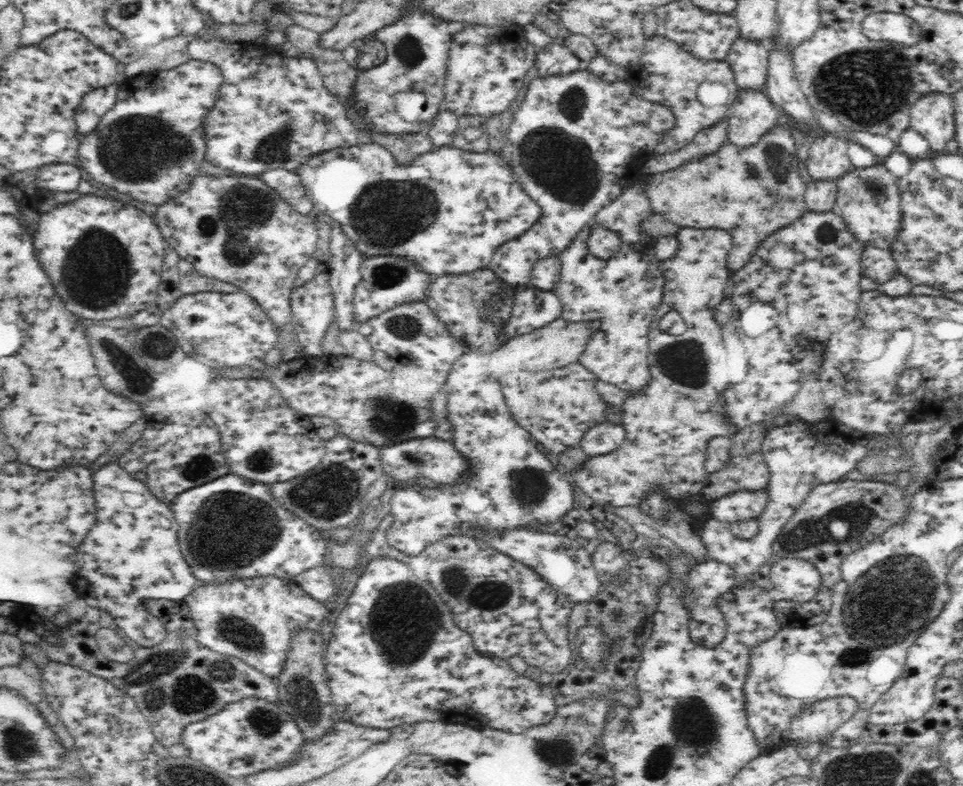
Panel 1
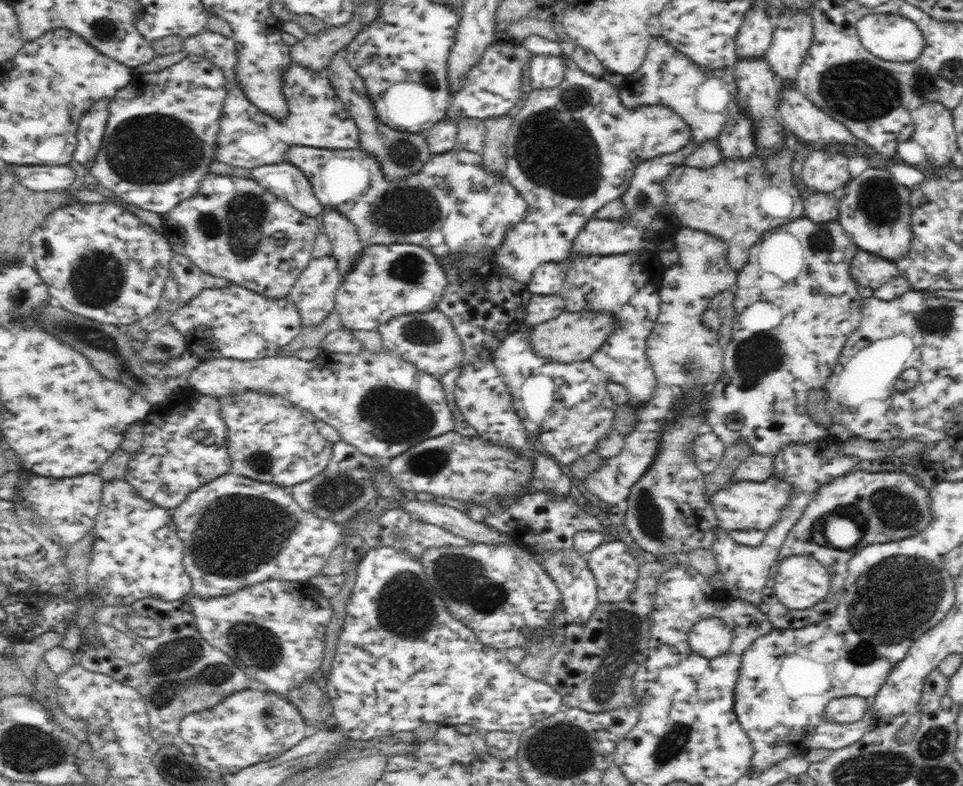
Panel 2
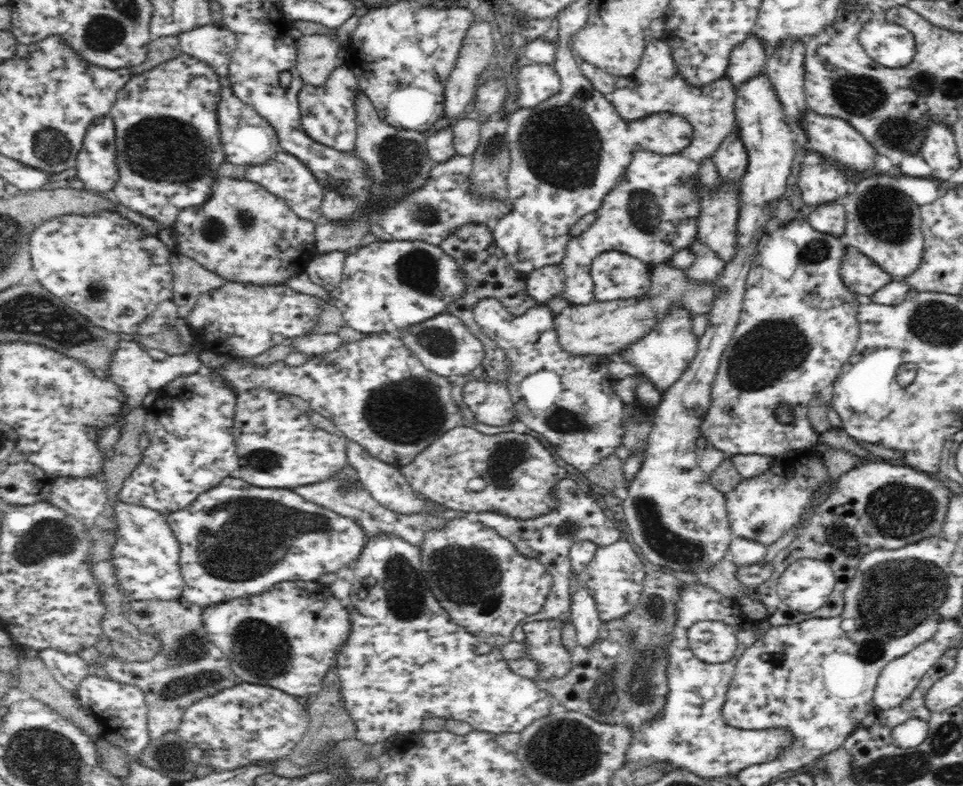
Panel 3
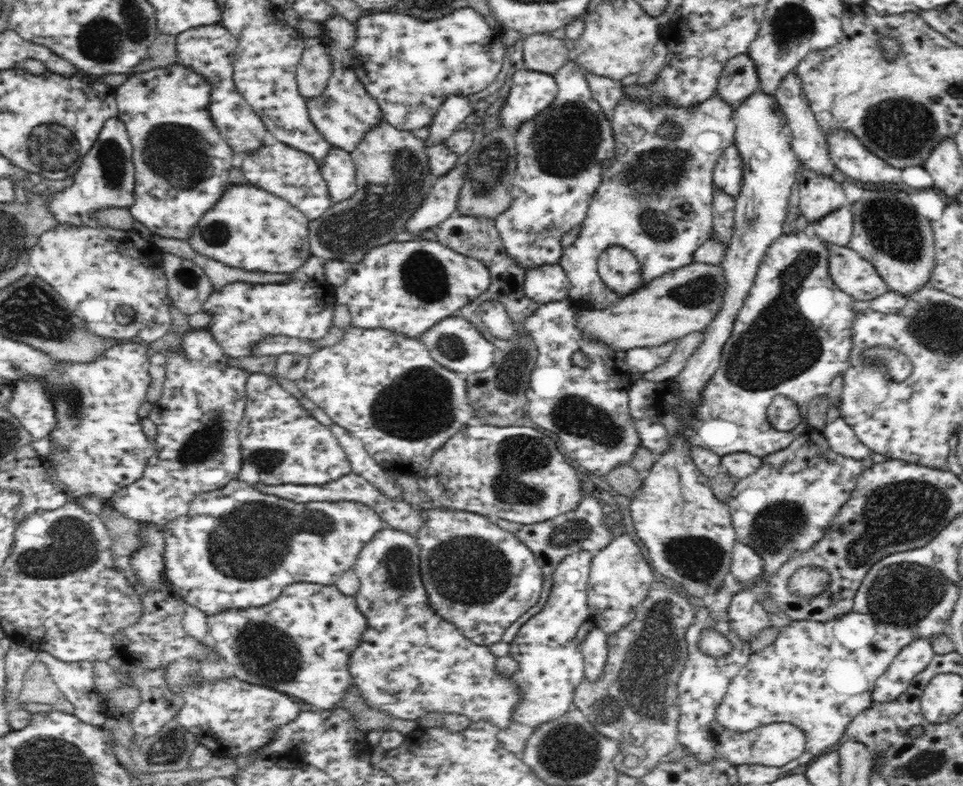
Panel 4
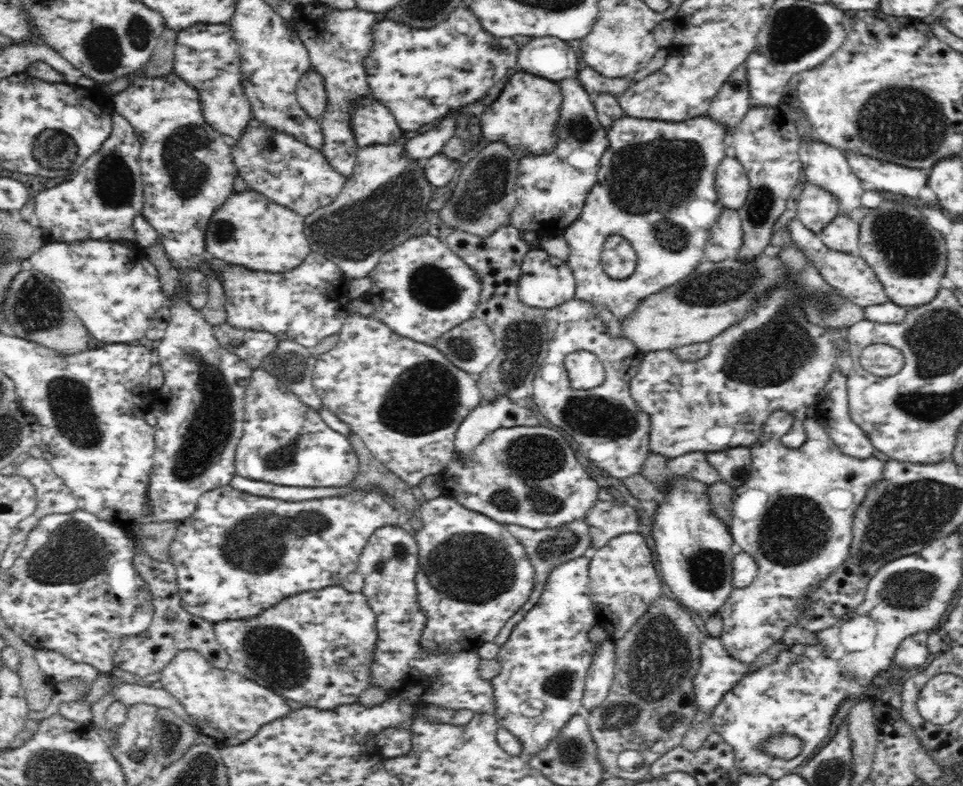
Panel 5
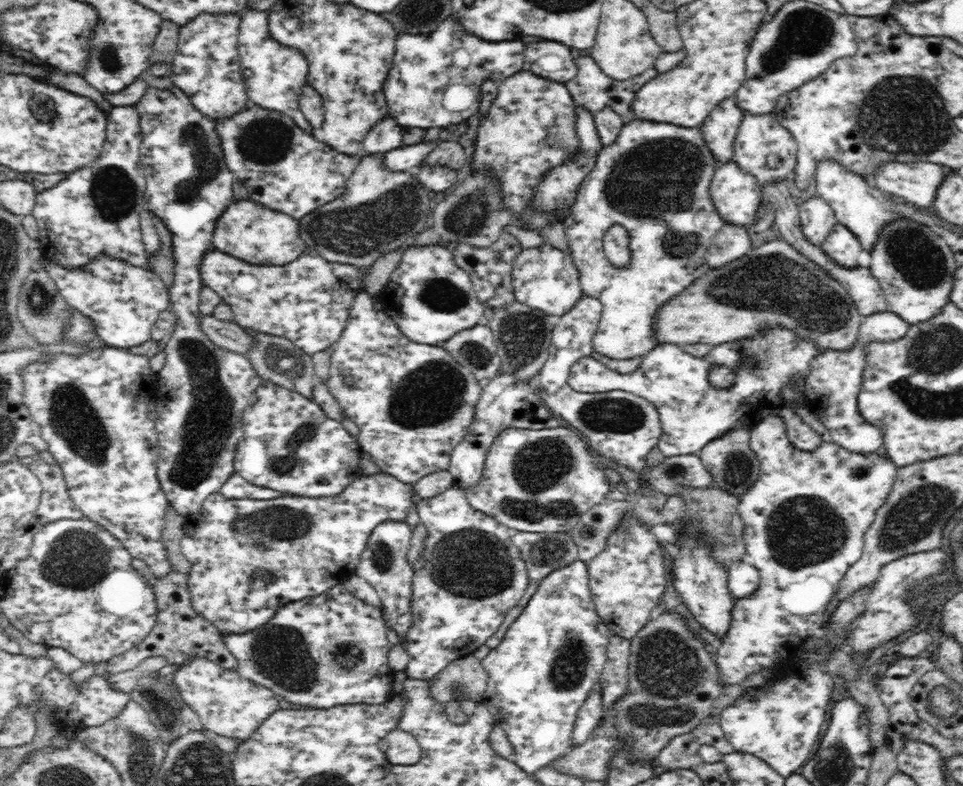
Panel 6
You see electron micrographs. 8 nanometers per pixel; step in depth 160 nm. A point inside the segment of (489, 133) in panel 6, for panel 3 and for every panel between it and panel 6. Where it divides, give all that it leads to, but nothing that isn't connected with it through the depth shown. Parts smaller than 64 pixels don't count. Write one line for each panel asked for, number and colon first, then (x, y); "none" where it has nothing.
3: (537, 82)
4: (531, 91)
5: (523, 116)

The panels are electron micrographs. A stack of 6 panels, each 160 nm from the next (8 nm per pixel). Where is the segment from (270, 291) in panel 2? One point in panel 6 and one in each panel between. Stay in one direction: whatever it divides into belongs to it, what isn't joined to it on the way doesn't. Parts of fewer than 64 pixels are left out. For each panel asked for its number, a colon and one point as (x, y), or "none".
3: (243, 233)
4: (251, 229)
5: (249, 230)
6: (246, 230)

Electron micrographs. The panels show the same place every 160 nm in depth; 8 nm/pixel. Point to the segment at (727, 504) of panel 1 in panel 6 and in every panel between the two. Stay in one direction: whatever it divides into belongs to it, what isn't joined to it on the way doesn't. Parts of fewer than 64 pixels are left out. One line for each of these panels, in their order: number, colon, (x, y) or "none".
2: (743, 505)
3: (762, 508)
4: (784, 507)
5: (794, 514)
6: (804, 518)

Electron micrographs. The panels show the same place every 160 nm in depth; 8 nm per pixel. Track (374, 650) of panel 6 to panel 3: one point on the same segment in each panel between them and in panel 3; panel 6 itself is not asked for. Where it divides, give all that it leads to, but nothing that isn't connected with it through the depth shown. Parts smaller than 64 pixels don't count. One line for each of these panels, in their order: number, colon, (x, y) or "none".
3: (288, 637)
4: (299, 644)
5: (314, 648)

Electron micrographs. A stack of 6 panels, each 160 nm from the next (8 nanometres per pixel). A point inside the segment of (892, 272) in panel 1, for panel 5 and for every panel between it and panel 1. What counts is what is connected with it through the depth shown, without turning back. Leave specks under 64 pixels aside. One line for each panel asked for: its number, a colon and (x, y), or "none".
2: (869, 270)
3: (862, 276)
4: (856, 276)
5: (851, 276)

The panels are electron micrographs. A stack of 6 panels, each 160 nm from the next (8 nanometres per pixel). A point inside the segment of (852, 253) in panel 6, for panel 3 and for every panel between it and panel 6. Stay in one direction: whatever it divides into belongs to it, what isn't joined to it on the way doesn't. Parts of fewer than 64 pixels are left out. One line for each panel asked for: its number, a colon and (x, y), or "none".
3: (830, 217)
4: (835, 228)
5: (841, 234)

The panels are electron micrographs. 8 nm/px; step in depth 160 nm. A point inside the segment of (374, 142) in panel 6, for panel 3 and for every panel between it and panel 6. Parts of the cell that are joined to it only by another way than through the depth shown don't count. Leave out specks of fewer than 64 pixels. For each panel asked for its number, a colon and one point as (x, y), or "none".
3: (328, 117)
4: (342, 113)
5: (371, 122)

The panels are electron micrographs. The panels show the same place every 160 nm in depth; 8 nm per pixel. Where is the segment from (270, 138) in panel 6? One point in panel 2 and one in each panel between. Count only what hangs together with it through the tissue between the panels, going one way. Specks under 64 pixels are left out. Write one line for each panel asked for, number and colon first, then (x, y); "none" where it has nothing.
2: (284, 180)
3: (285, 176)
4: (293, 175)
5: (295, 175)

